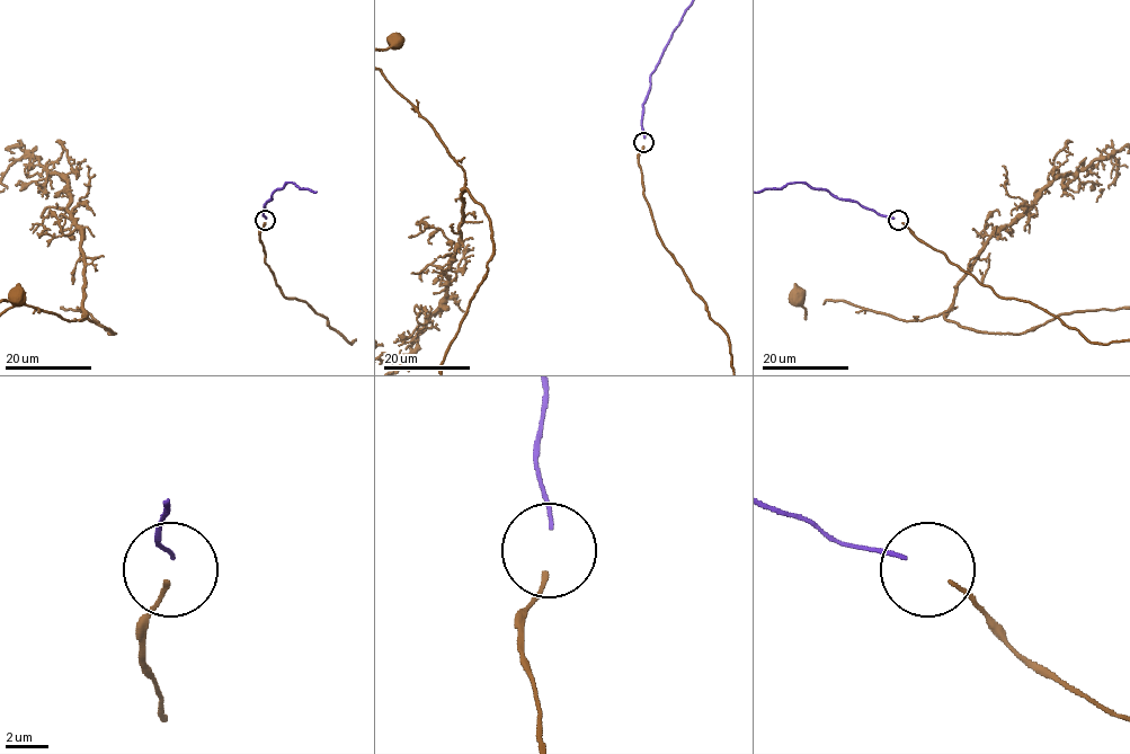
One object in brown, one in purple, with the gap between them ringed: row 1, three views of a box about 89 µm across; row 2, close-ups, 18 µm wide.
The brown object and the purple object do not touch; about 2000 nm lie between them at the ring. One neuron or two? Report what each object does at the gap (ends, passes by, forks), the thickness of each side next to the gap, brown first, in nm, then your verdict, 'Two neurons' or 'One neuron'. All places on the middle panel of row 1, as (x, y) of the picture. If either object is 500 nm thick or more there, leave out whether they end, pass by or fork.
At the ring brown ends. At the ring purple ends. Thickness 200 nm (brown) against 190 nm. One neuron

